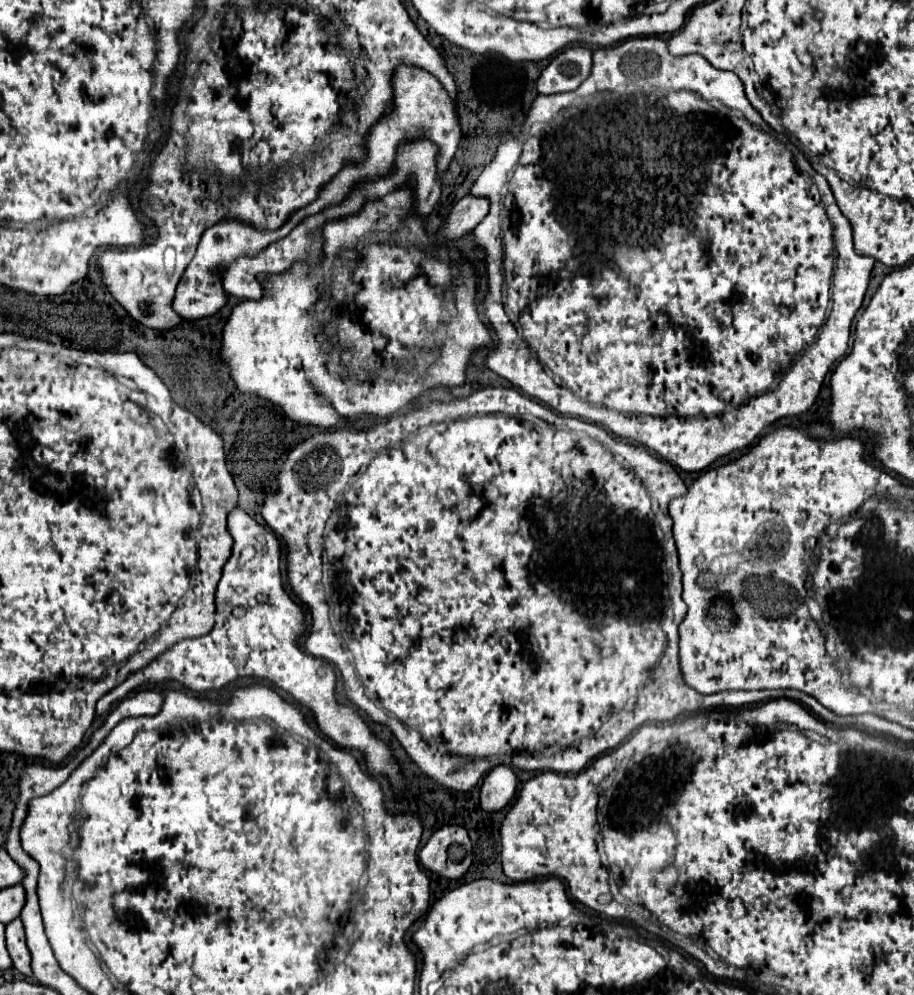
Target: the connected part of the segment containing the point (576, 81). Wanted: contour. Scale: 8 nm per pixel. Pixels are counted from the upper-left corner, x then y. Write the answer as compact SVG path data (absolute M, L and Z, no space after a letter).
M574 46L558 54L540 74L538 92L558 94L576 90L592 70L592 50L584 46Z

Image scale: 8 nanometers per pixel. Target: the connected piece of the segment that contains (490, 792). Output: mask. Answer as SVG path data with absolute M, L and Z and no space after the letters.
M496 766L482 784L480 790L480 806L486 812L504 810L516 796L518 778L510 766Z

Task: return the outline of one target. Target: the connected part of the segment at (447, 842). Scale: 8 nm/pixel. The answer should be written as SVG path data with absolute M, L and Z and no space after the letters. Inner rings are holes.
M454 824L442 826L430 836L426 846L420 850L418 858L422 866L430 870L432 874L438 874L448 880L460 880L466 874L468 866L472 864L472 844L470 844L466 828L454 826ZM452 844L458 844L464 848L464 858L458 862L450 858Z

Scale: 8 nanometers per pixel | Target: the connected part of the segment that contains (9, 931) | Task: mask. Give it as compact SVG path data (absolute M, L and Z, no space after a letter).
M16 918L14 922L10 922L6 926L6 946L12 956L14 968L18 972L22 972L24 976L32 976L32 966L30 966L32 958L30 958L26 940L24 940L24 926L22 926L20 918Z

